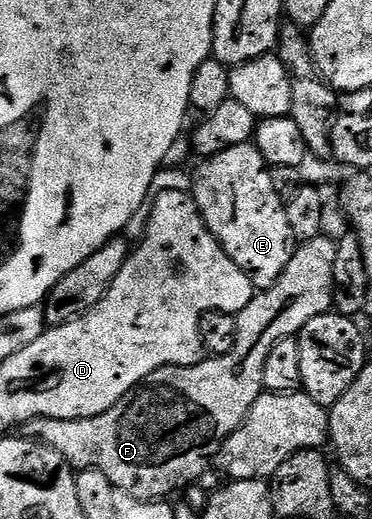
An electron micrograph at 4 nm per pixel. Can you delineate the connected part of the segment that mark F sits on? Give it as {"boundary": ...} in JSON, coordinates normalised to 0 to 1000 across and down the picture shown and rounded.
{"boundary":[[[868,449],[849,453],[836,464],[806,470],[790,482],[782,503],[772,503],[772,518],[761,518],[761,526],[739,541],[739,549],[694,559],[680,570],[675,588],[664,588],[664,595],[645,599],[637,609],[637,647],[632,649],[632,672],[621,672],[621,680],[608,684],[586,684],[581,688],[543,690],[538,699],[513,703],[511,707],[441,707],[417,719],[395,724],[382,738],[371,738],[363,750],[352,750],[328,765],[309,780],[298,780],[298,788],[288,788],[288,796],[258,800],[255,803],[234,803],[231,807],[86,807],[78,815],[59,815],[51,830],[70,846],[94,846],[99,852],[126,857],[137,865],[148,865],[164,875],[185,898],[207,908],[228,908],[239,900],[266,904],[266,911],[280,911],[288,927],[298,927],[298,934],[320,946],[336,946],[352,958],[366,961],[409,961],[414,965],[444,965],[465,954],[476,944],[505,940],[511,934],[532,929],[530,921],[548,911],[559,900],[567,900],[567,886],[581,879],[586,857],[618,838],[632,834],[632,827],[664,803],[664,796],[675,788],[675,780],[685,780],[685,773],[707,757],[707,703],[718,696],[718,680],[728,680],[728,665],[739,665],[739,657],[753,653],[785,653],[806,647],[809,636],[825,626],[825,618],[836,618],[860,607],[887,605],[895,592],[895,536],[901,534],[901,480],[903,466],[879,459]]]}

